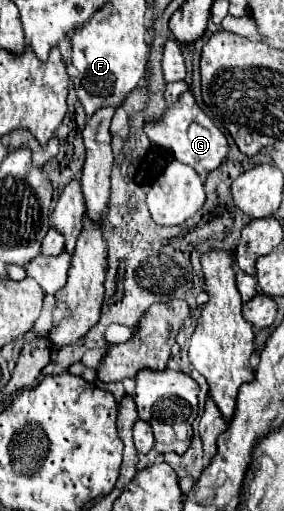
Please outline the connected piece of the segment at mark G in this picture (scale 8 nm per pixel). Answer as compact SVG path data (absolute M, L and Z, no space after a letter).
M184 92L176 104L172 104L170 108L166 108L166 112L162 114L162 118L158 122L148 122L144 124L144 132L146 136L170 150L174 154L176 160L180 160L182 164L192 166L200 176L216 170L228 156L228 142L226 136L220 132L220 128L202 112L202 108L196 104L192 92Z

